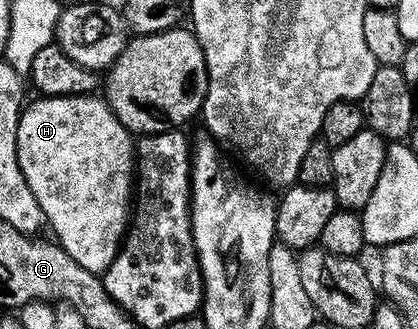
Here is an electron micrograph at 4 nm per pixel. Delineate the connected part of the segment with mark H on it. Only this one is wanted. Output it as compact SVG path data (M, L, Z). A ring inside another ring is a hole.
M88 94L86 96L46 96L36 97L24 107L19 116L17 128L17 162L21 166L21 174L33 190L37 202L41 206L46 223L51 224L55 231L54 239L77 262L77 266L85 266L85 270L106 272L107 268L113 262L113 258L119 253L119 245L123 242L123 237L129 227L129 205L133 200L133 136L127 128L121 126L120 120L113 114L106 101L100 97Z

